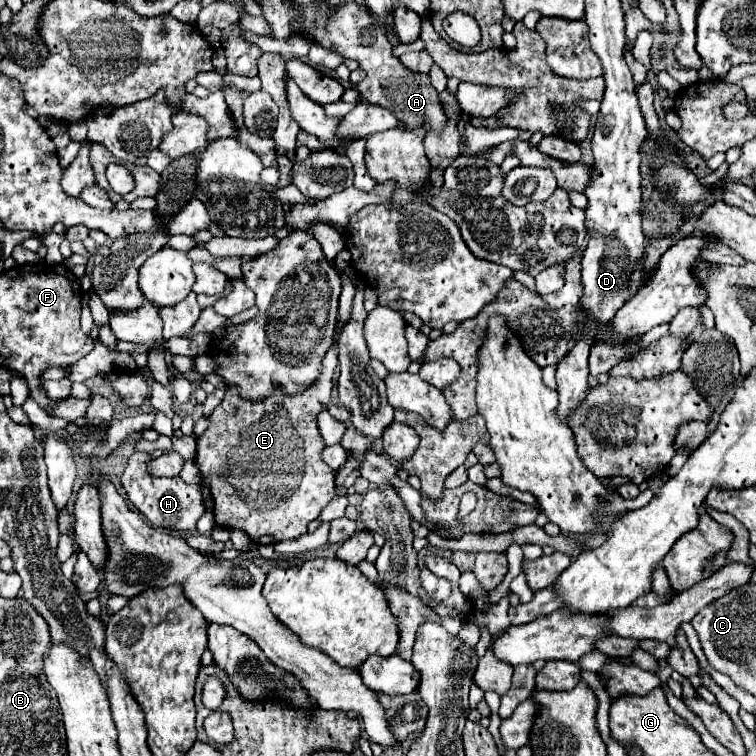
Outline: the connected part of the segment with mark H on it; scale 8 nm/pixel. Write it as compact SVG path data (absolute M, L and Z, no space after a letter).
M135 453L131 455L125 473L123 473L123 487L127 491L127 499L135 505L135 509L149 519L151 525L155 527L165 527L165 529L177 529L177 531L195 531L195 521L203 515L203 505L201 505L201 491L199 485L189 485L181 477L151 477L145 471L145 463L149 461L149 455L145 453Z

